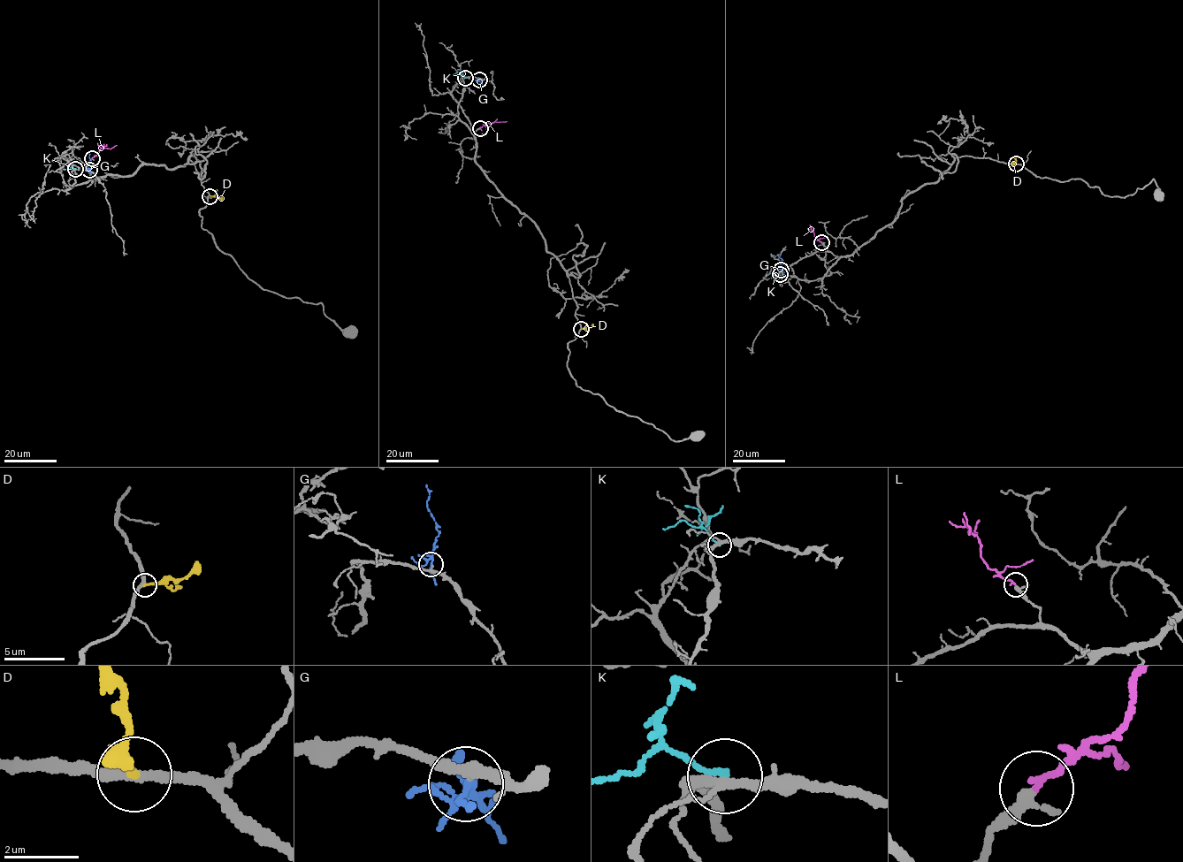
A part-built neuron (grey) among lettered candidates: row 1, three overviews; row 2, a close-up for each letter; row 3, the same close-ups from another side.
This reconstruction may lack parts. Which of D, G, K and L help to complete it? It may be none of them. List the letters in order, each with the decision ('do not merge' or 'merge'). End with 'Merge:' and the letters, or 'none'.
D: do not merge
G: do not merge
K: do not merge
L: merge
Merge: L

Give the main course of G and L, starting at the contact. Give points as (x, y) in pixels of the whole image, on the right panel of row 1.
G: (781, 270), (782, 260), (777, 255)
L: (821, 242), (817, 239), (809, 225)

